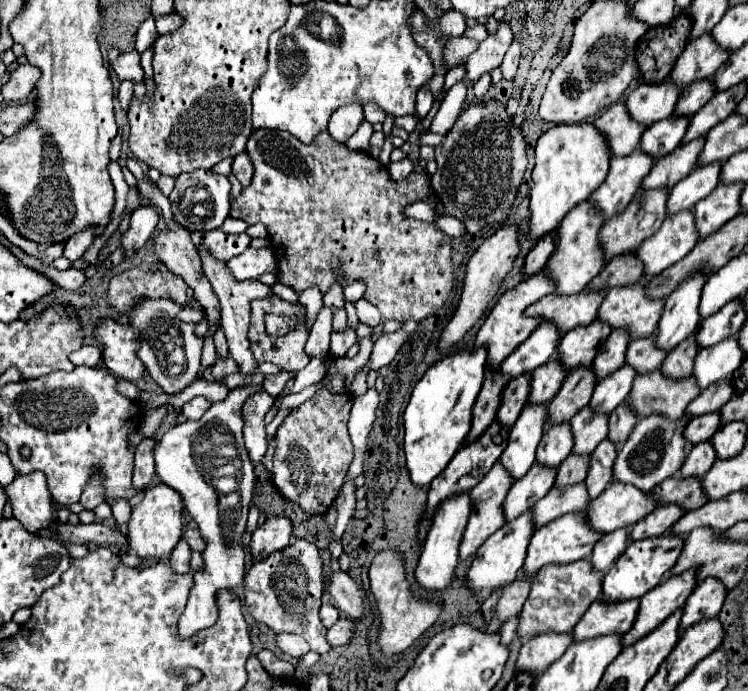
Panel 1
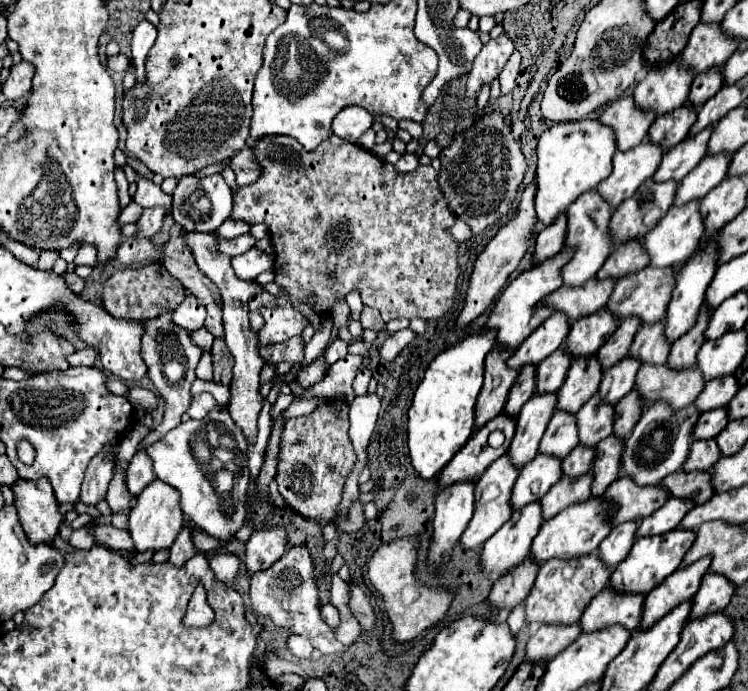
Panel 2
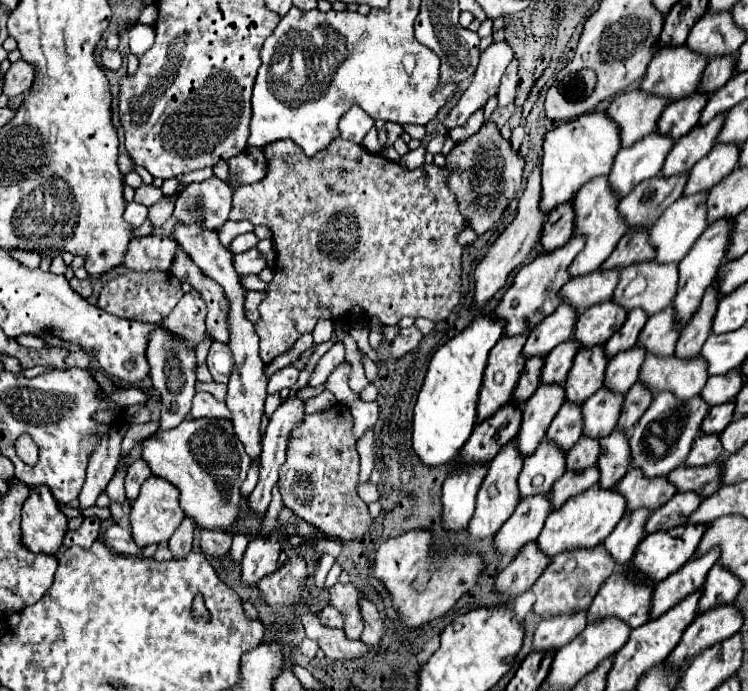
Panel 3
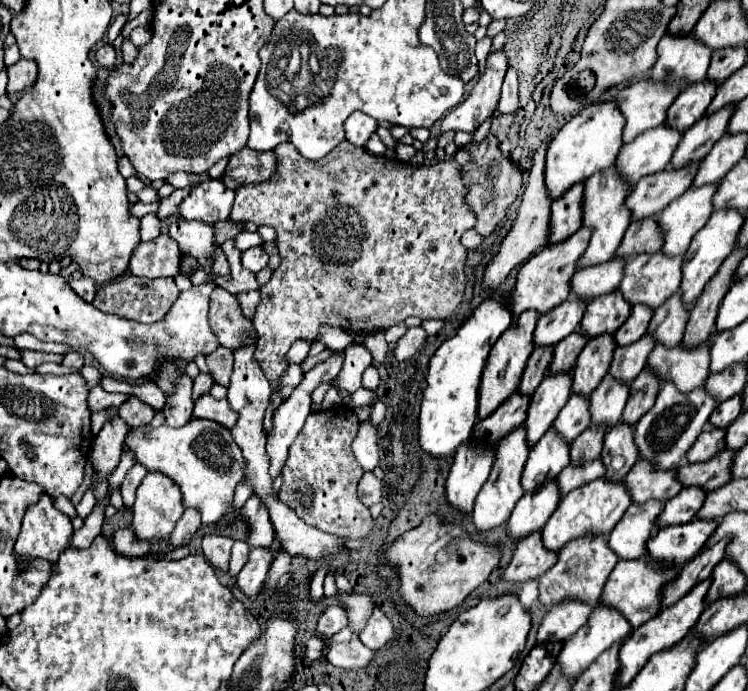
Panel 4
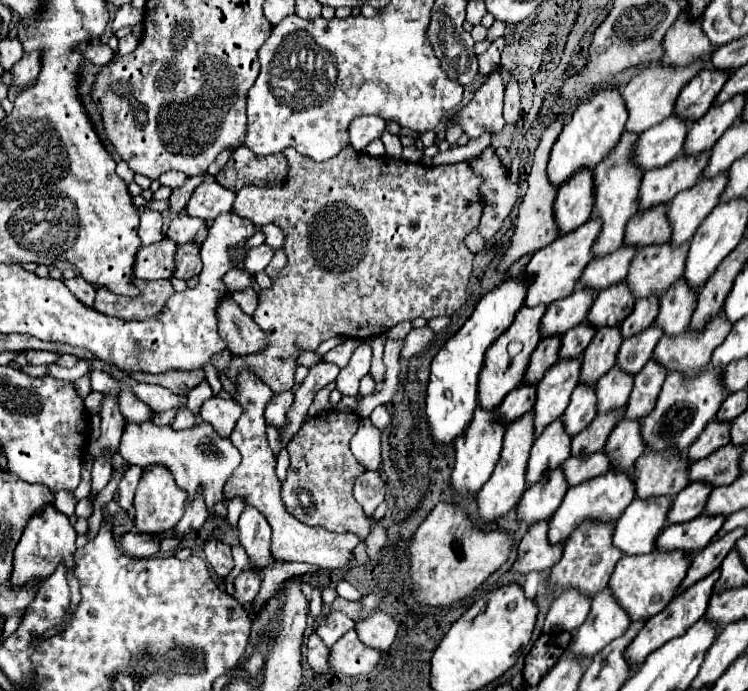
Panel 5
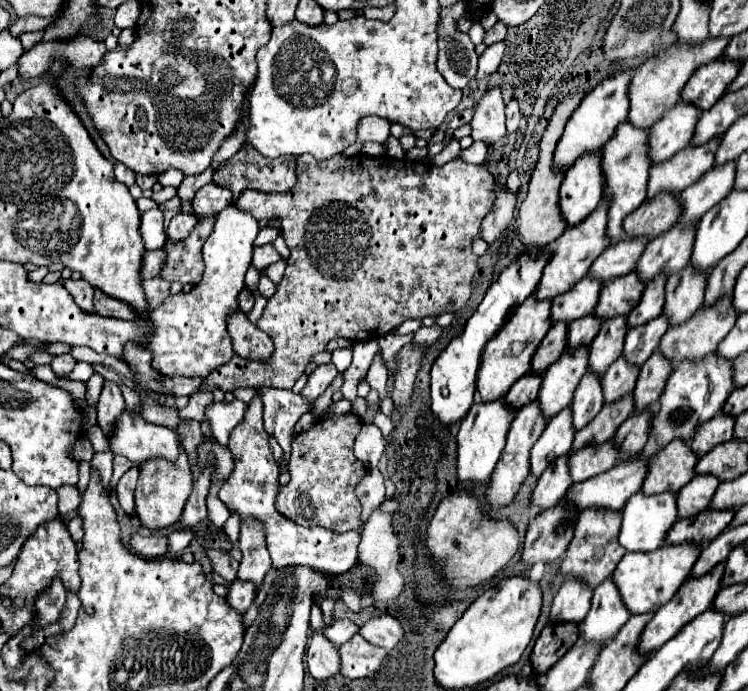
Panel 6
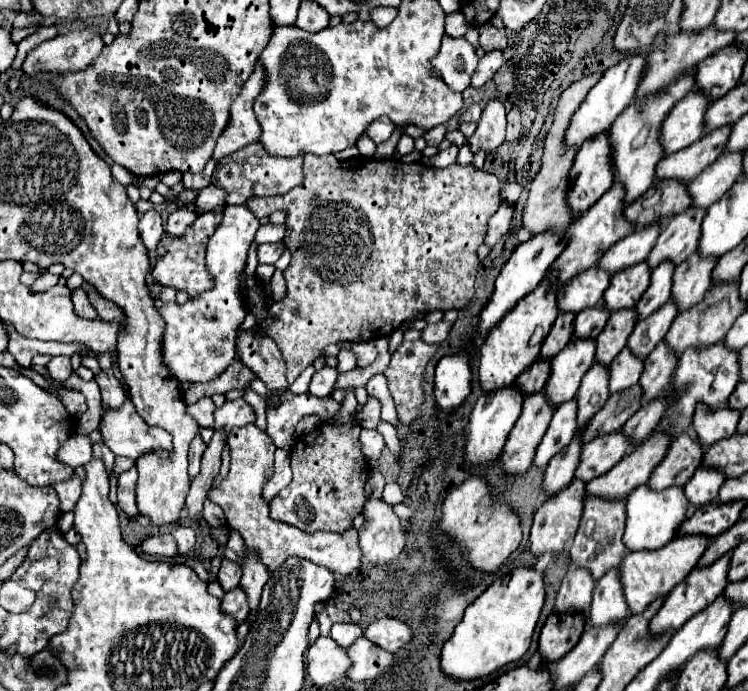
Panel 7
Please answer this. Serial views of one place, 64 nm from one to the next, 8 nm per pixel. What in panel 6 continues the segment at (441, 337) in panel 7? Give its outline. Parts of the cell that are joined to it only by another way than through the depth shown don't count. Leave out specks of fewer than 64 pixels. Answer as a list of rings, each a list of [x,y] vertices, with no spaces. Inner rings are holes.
[[[434,324],[434,326],[430,326],[430,328],[422,326],[422,328],[416,332],[414,342],[416,342],[416,344],[426,344],[426,346],[430,346],[430,344],[434,344],[434,342],[440,338],[440,334],[442,334],[442,328],[440,328],[438,324]]]

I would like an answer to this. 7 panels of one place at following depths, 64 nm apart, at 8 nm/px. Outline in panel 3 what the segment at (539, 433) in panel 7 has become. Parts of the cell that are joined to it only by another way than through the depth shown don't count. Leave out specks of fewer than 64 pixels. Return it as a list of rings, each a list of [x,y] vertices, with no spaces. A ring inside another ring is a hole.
[[[512,438],[512,442],[508,442],[508,444],[504,444],[504,448],[500,448],[500,452],[488,464],[490,468],[488,468],[488,474],[486,474],[482,486],[480,486],[480,492],[478,492],[476,512],[474,512],[474,516],[472,516],[470,524],[468,524],[468,532],[470,532],[470,538],[472,540],[480,540],[480,538],[492,536],[512,516],[512,512],[514,512],[514,508],[516,508],[516,504],[520,500],[518,474],[522,470],[522,464],[524,464],[524,456],[518,450],[516,438]],[[490,486],[494,486],[496,494],[490,492]]]

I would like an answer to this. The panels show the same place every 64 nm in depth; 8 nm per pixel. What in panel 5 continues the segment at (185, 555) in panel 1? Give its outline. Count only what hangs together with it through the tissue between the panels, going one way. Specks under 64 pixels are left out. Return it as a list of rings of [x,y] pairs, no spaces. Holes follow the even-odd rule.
[[[198,492],[196,498],[186,504],[186,512],[180,518],[180,522],[176,524],[176,534],[184,536],[184,534],[188,534],[192,530],[198,530],[206,522],[206,518],[208,518],[208,508],[204,504],[202,494]]]

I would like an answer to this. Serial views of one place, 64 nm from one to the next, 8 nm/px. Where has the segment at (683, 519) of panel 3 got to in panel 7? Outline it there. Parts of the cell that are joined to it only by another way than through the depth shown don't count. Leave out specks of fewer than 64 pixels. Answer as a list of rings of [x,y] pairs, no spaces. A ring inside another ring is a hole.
[[[698,468],[692,480],[684,486],[686,496],[692,506],[704,506],[716,500],[720,486],[724,484],[726,476],[718,468]]]

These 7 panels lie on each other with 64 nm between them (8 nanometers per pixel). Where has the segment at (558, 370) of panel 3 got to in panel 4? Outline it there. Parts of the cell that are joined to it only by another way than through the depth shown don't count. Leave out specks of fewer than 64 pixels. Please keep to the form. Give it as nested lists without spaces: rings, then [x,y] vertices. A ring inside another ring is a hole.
[[[572,332],[564,340],[560,340],[560,344],[556,344],[556,350],[554,350],[550,372],[570,370],[576,364],[576,358],[582,352],[582,348],[586,346],[586,342],[588,342],[588,338],[582,332]]]

